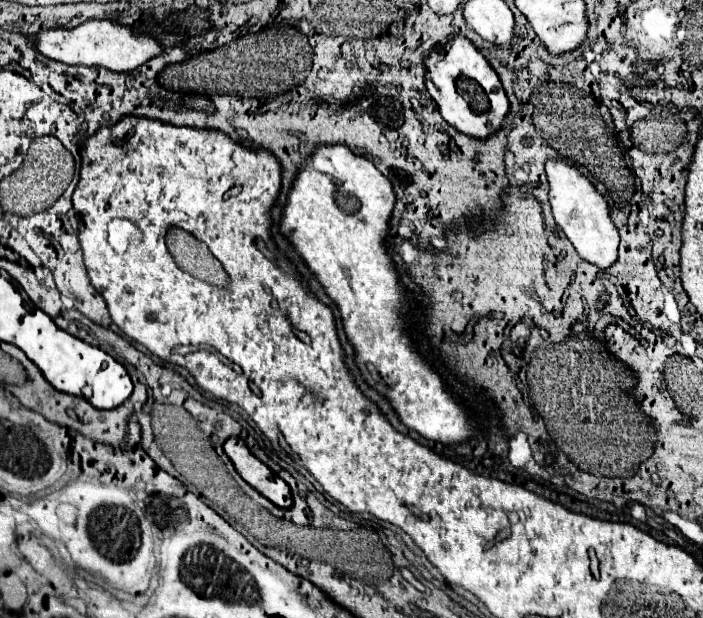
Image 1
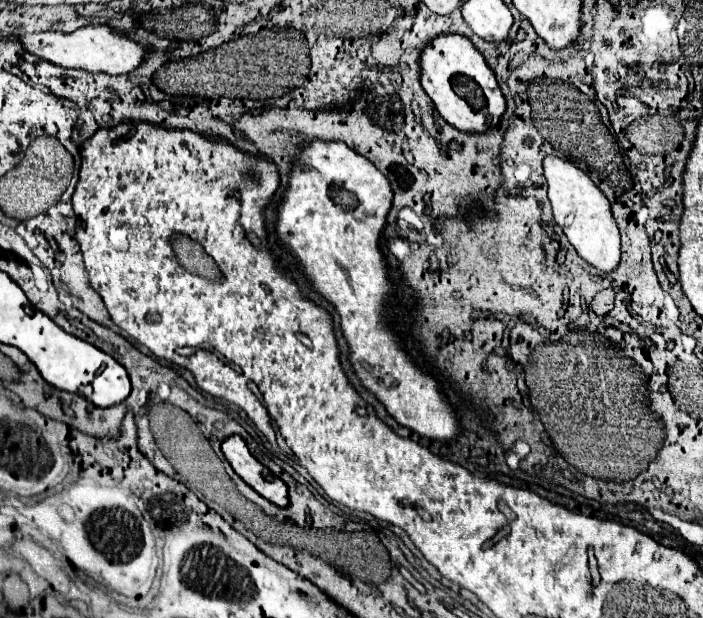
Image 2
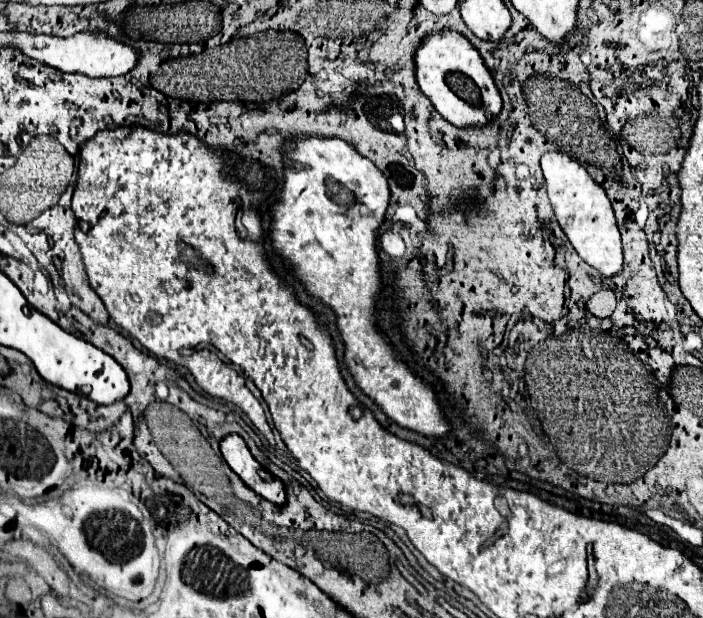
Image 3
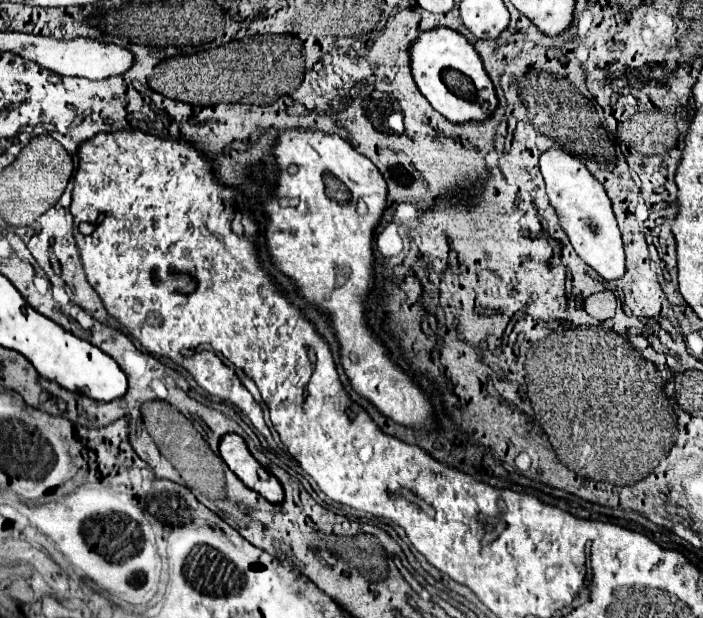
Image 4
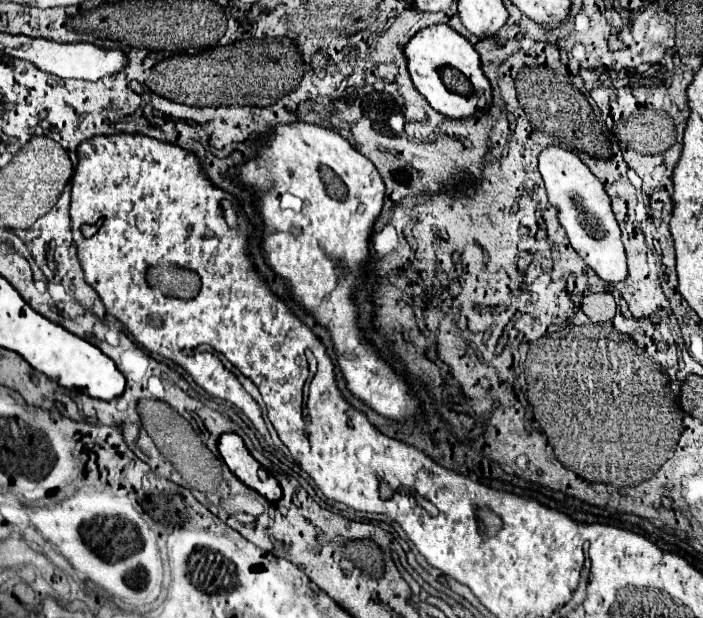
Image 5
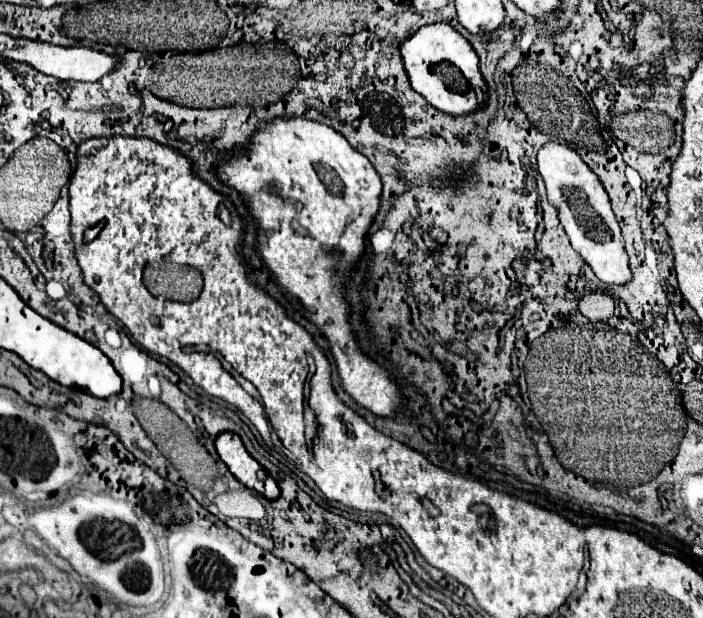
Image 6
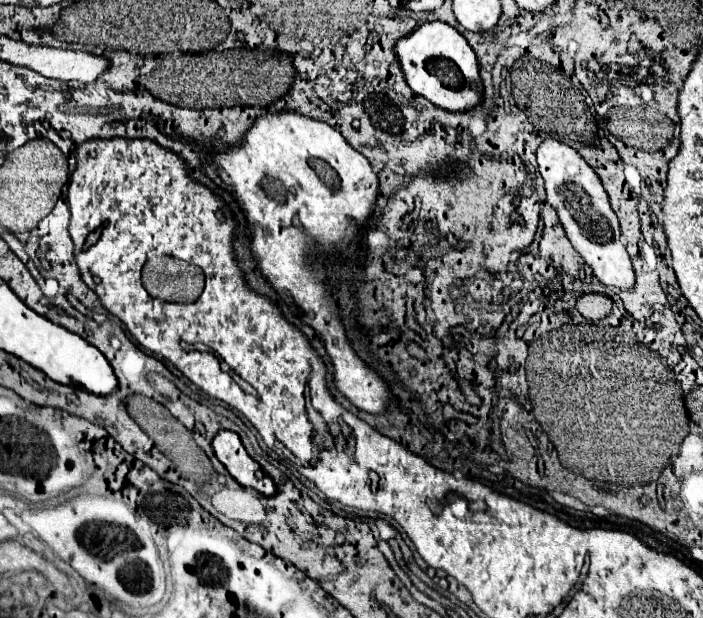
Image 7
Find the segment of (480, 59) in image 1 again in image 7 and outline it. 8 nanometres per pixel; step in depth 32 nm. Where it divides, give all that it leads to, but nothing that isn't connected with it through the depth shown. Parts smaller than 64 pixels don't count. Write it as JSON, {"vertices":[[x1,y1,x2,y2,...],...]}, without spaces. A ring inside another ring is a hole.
{"vertices":[[428,22,418,26,412,34,398,38,394,54,400,62,400,70,406,78,406,84,420,96,428,98,432,104,464,112,476,106,482,98,482,84,478,76,478,60,466,38,446,22]]}

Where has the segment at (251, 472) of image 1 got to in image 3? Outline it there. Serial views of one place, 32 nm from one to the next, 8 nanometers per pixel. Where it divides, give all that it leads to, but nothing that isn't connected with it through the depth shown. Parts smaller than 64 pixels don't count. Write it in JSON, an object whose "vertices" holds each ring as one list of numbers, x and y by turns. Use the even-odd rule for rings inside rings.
{"vertices":[[228,434,220,442,220,452,226,464,242,478,248,488,278,506,286,502,284,484,254,460,246,442,238,434]]}

